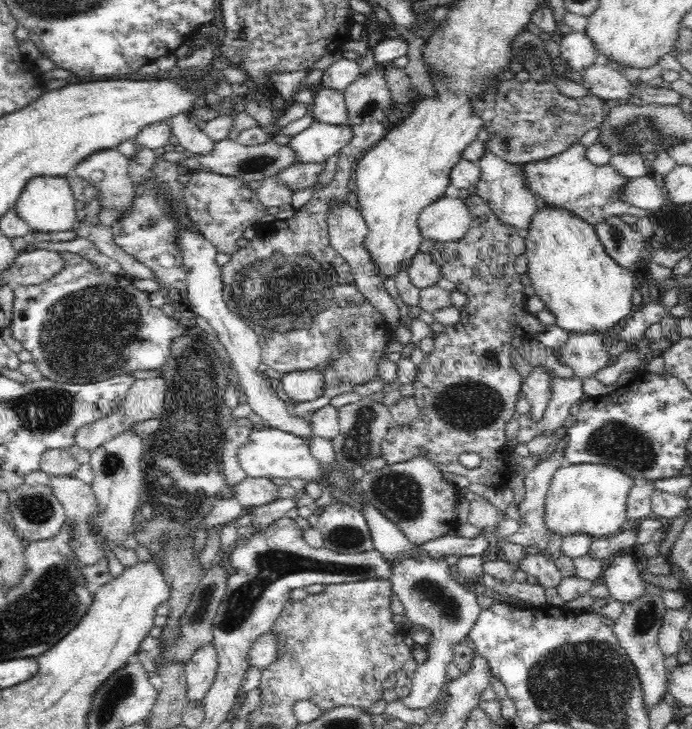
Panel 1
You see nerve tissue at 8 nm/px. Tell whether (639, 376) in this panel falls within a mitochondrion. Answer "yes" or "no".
no

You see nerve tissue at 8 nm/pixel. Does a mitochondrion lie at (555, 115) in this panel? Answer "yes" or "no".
yes

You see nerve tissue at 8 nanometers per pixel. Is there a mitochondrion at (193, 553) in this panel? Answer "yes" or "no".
no

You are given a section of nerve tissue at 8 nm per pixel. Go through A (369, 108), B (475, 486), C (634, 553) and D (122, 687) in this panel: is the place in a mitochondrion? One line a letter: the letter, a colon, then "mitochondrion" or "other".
A: mitochondrion
B: other
C: other
D: mitochondrion

